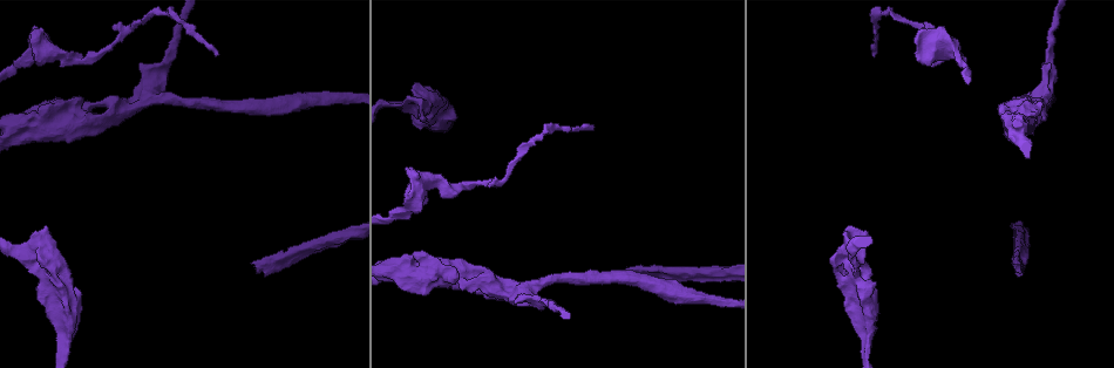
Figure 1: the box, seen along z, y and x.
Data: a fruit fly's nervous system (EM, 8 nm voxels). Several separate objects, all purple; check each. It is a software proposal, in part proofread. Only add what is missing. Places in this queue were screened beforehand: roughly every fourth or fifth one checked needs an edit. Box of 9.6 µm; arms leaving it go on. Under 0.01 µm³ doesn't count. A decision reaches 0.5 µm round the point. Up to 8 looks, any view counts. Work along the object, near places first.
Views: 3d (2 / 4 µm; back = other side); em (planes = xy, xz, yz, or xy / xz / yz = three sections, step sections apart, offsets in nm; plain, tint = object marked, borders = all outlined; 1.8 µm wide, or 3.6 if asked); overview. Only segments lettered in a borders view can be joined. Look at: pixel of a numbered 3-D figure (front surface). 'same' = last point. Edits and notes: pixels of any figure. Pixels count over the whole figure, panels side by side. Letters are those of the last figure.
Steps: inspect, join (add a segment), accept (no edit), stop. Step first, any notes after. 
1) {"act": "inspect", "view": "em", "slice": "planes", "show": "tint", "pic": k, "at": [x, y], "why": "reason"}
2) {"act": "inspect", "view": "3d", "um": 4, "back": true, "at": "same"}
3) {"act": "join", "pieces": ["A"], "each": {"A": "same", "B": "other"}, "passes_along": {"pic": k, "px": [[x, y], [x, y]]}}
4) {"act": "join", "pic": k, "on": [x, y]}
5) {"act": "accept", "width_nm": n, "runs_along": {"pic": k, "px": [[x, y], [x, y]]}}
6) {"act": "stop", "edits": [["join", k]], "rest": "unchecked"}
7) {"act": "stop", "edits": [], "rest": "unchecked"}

{"act": "inspect", "view": "3d", "um": 4, "pic": 1, "at": [846, 236], "why": "calibre changes"}

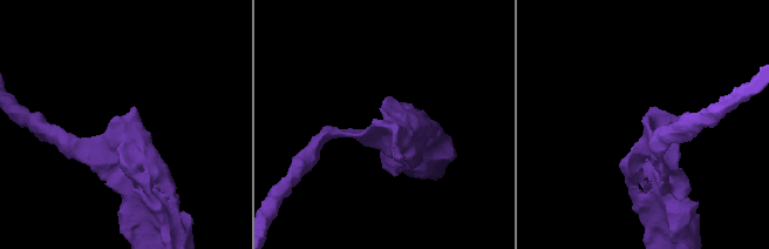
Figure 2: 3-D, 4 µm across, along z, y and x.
{"act": "inspect", "view": "em", "slice": "planes", "show": "tint", "pic": 2, "at": [655, 128], "why": "need the tissue"}

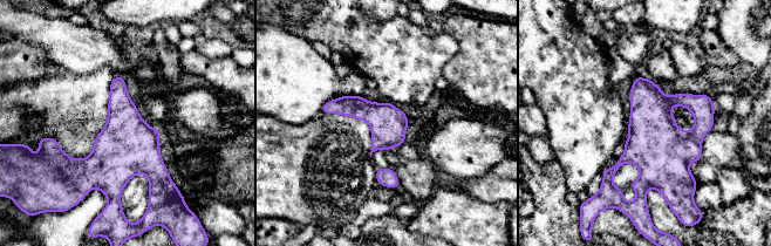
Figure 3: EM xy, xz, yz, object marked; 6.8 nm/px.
{"act": "inspect", "view": "em", "slice": "planes", "show": "borders", "at": "same"}

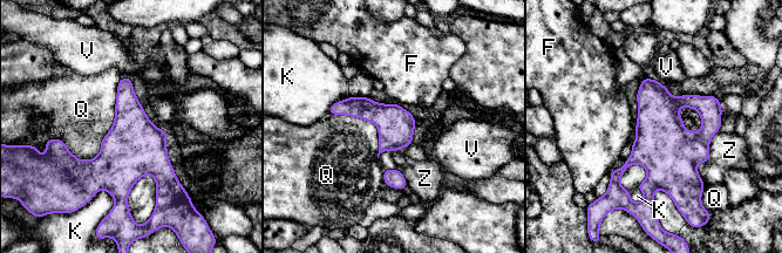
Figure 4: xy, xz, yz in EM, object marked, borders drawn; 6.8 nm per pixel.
{"act": "accept", "longest_contact_nm": ["Q", 650], "each": {"F": "other", "K": "other", "Q": "other", "V": "other", "Z": "other"}, "border": {"pic": 4, "px": [[123, 75], [94, 157], [52, 138]]}, "found": "no lettered segment goes on from it"}

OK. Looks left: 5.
{"act": "inspect", "view": "em", "um": 3.6, "slice": "planes", "show": "borders", "pic": 1, "at": [521, 291], "why": "two arms at a narrow angle"}

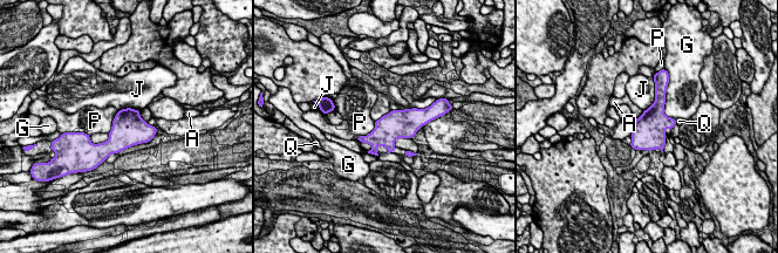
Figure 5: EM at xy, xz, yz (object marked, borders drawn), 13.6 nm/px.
{"act": "accept", "width_nm": 380, "each": {"A": "other", "G": "other", "J": "other", "P": "other", "Q": "other"}, "border": {"pic": 5, "px": [[375, 122], [369, 132], [355, 138]]}, "found": "no lettered segment goes on from it"}

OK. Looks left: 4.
{"act": "inspect", "view": "3d", "um": 2, "pic": 1, "at": [408, 169]}

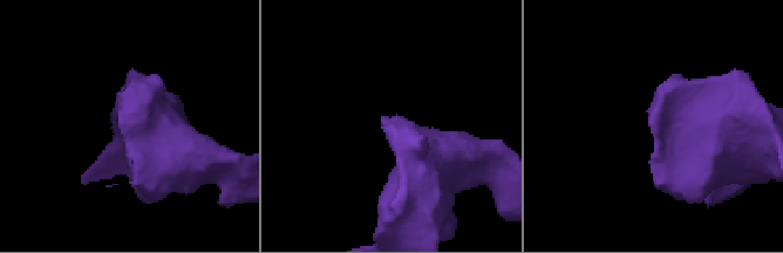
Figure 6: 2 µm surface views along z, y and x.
{"act": "inspect", "view": "em", "slice": "yz", "step": 8, "show": "tint", "pic": 6, "at": [660, 92], "why": "shape alone is not enough"}

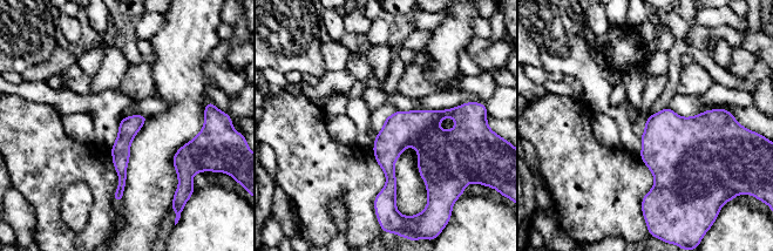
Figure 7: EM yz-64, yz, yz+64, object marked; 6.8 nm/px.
{"act": "inspect", "view": "em", "slice": "planes", "show": "borders", "at": "same", "why": "another direction"}

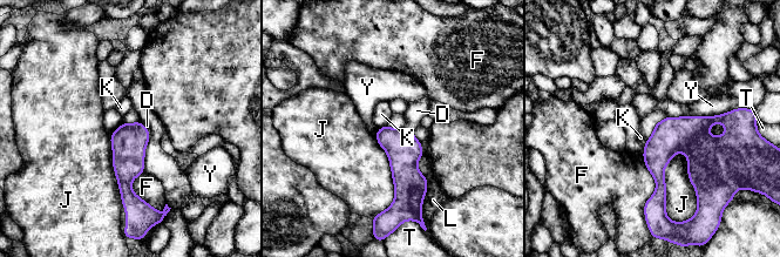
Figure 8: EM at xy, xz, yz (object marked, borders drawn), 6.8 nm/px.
{"act": "join", "pieces": ["D"], "each": {"D": "same", "F": "other", "J": "other", "K": "other", "L": "other", "T": "other", "Y": "other"}, "passes_along": {"pic": 8, "px": [[404, 149], [408, 129], [416, 110]]}, "found": "the neuron continues"}

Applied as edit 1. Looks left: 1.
{"act": "stop", "edits": [["join", 8]], "rest": "unchecked"}

